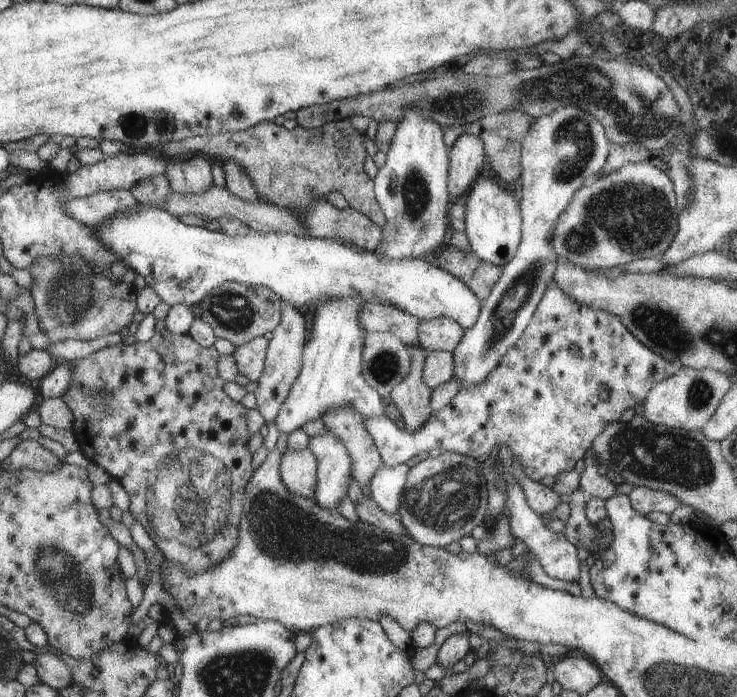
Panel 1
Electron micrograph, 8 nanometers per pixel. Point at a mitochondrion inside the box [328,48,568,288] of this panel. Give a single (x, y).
(465, 104)

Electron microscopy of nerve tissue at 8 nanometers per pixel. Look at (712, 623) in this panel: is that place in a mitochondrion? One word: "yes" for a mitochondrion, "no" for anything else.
no

